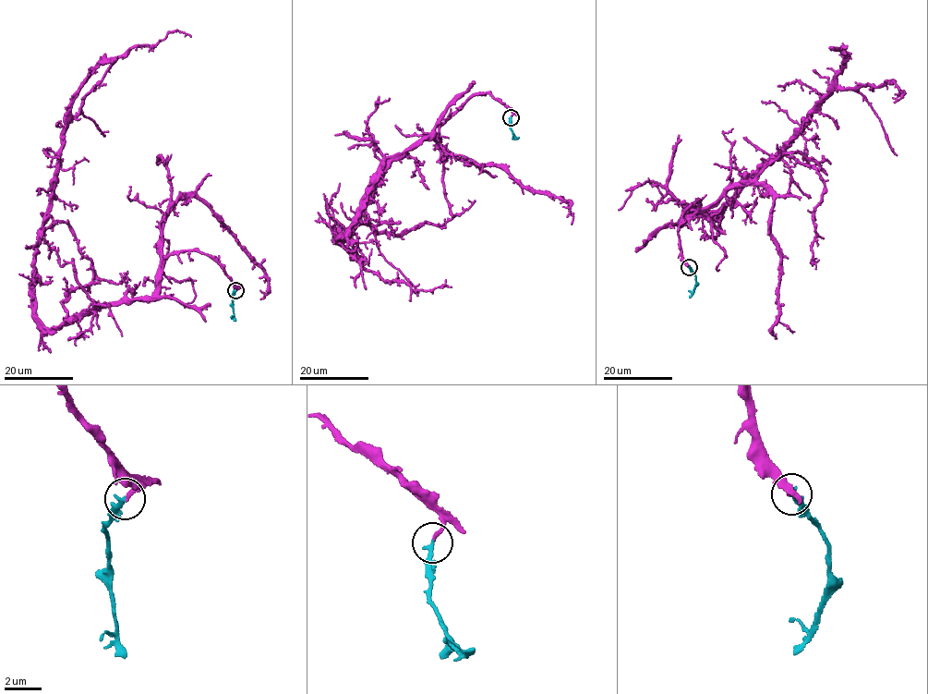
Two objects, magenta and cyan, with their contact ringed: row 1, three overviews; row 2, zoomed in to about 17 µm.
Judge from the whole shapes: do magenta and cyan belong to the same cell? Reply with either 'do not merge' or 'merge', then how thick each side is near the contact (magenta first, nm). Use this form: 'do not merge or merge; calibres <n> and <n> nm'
merge; calibres 200 and 240 nm

